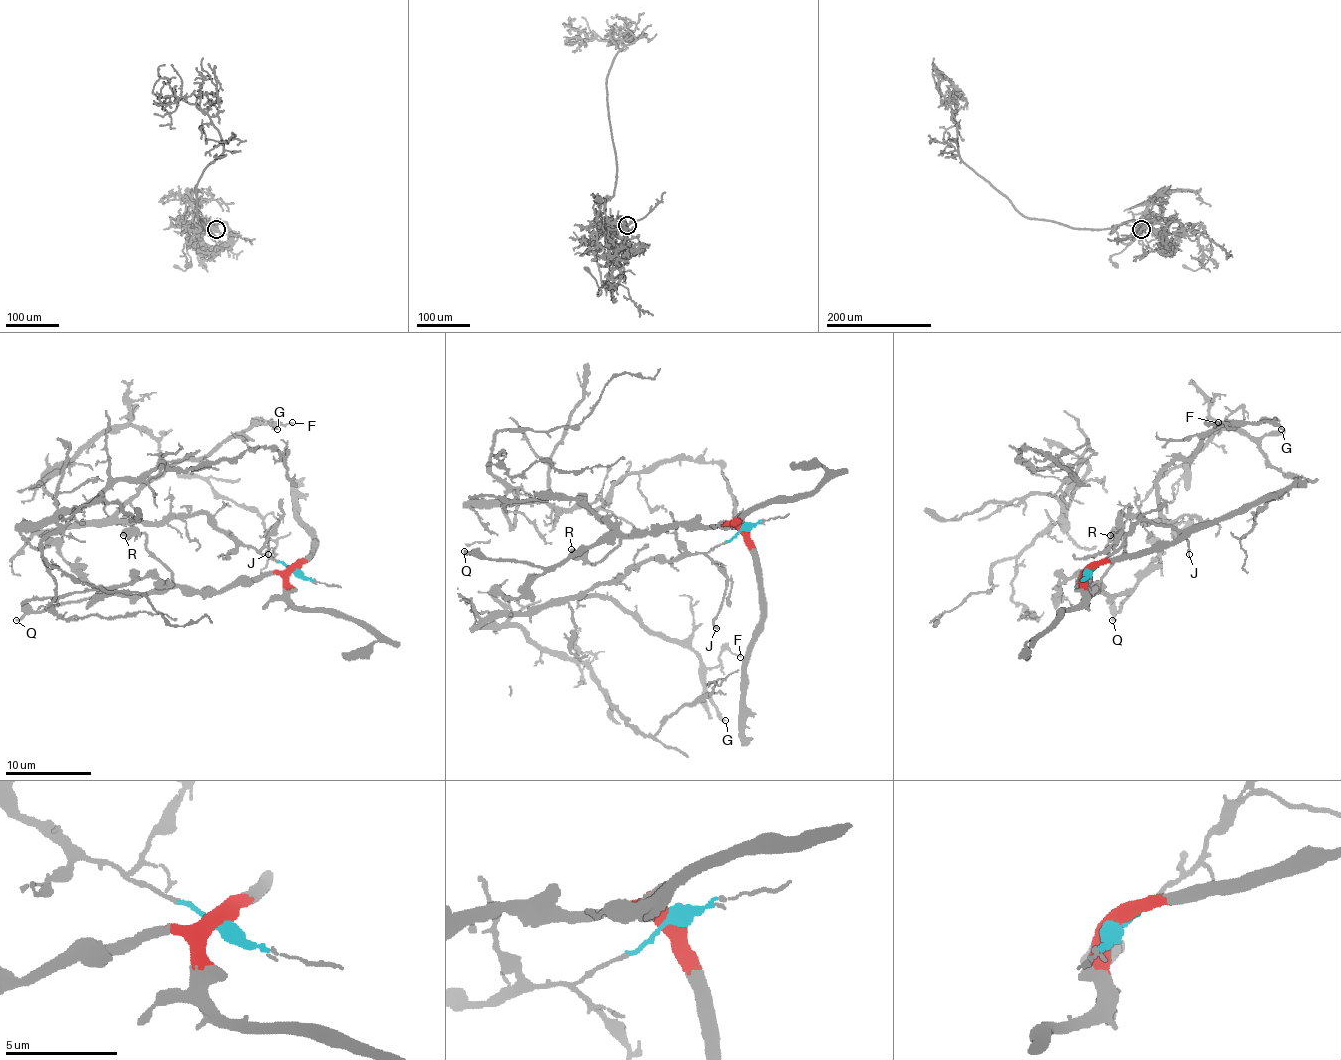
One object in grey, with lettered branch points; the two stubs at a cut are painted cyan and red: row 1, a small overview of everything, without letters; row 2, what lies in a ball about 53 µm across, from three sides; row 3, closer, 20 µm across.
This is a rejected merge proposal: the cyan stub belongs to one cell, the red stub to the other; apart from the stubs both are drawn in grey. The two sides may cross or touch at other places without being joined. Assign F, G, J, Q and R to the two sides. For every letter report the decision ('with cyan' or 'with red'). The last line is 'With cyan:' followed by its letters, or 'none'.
F: with cyan
G: with cyan
J: with cyan
Q: with red
R: with red
With cyan: F, G, J

